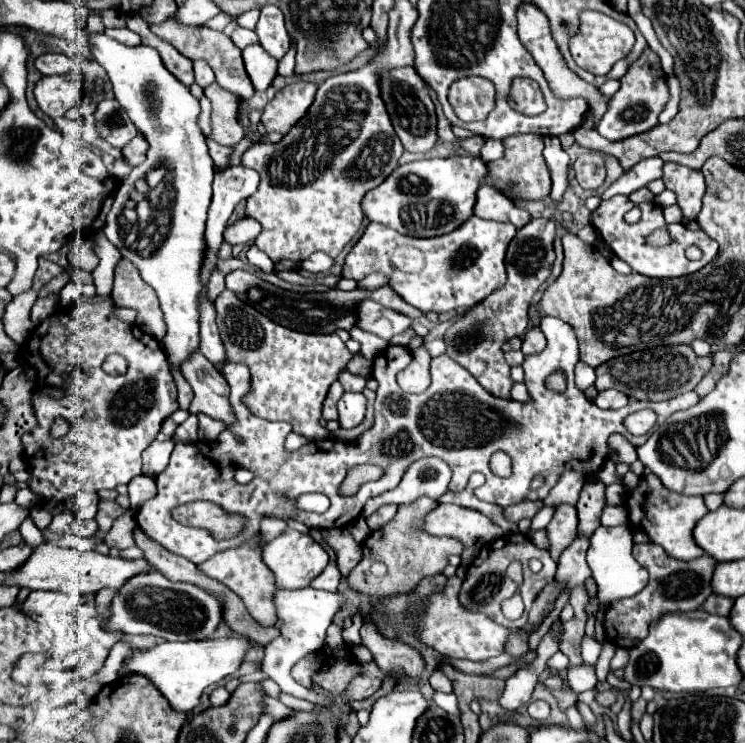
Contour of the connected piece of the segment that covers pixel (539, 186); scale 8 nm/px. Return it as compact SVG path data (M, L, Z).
M515 134L503 138L505 154L499 160L487 162L485 182L495 186L501 194L515 200L531 200L531 194L549 194L551 192L551 170L541 154L543 138L537 134Z

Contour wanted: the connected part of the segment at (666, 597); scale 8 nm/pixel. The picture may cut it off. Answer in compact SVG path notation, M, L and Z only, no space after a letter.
M651 542L635 544L633 546L633 556L641 566L647 568L649 582L639 594L613 602L605 612L607 640L617 648L637 646L647 636L649 624L655 622L657 618L661 618L667 612L697 610L707 600L707 596L711 594L709 578L713 574L713 564L717 564L707 554L697 558L697 560L691 560L691 562L673 560L671 556L667 556L667 552L659 544L651 544Z

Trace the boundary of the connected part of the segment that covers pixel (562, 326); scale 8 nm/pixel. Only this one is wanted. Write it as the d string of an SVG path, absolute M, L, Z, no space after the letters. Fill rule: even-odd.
M550 316L541 320L540 328L548 339L547 348L539 354L529 354L523 360L525 386L531 398L529 402L505 400L489 394L461 364L451 360L447 354L441 354L431 360L431 386L423 394L403 394L395 376L411 362L411 352L401 346L389 346L373 362L373 378L379 382L373 426L361 436L357 436L353 442L325 438L319 442L307 442L295 452L289 452L285 448L285 438L291 432L291 424L261 420L253 416L245 408L245 404L241 404L241 396L249 390L249 370L245 368L245 364L225 364L221 372L231 388L229 402L235 414L235 422L227 430L223 430L217 440L209 444L209 454L219 460L199 452L197 444L177 444L167 468L155 478L155 498L147 500L137 510L137 524L149 538L159 542L169 552L183 556L193 564L201 564L217 552L241 546L253 536L257 536L263 516L275 516L279 520L297 520L317 530L345 528L361 514L369 498L393 490L401 482L401 476L405 474L409 464L425 456L437 456L449 464L449 468L453 470L453 478L449 484L451 492L461 492L467 486L467 478L471 472L483 472L487 482L481 488L475 488L475 496L483 502L509 506L519 504L523 500L543 500L549 490L559 482L561 474L567 470L575 470L583 476L597 474L601 464L613 454L607 444L609 434L619 432L621 436L631 440L633 446L641 446L649 438L649 434L631 436L625 430L623 418L627 414L641 408L651 408L657 414L657 426L661 426L673 412L685 410L697 404L699 400L695 392L685 392L665 402L635 400L619 410L601 410L585 396L583 390L575 386L573 370L579 362L579 348L573 328L567 322ZM553 370L563 370L567 376L567 390L563 394L551 392L543 386L543 380ZM237 436L243 438L241 444L237 442ZM499 450L511 458L513 474L509 478L501 478L489 468L491 456ZM359 464L375 464L383 470L383 476L379 480L361 484L361 488L353 496L341 496L339 488L347 478L347 472ZM237 468L253 472L253 480L249 484L237 484L233 478L233 472ZM535 474L543 474L547 482L541 490L531 492L529 482ZM305 492L325 494L331 500L329 510L325 514L299 510L297 498ZM195 500L209 500L229 512L243 514L247 518L245 532L241 532L241 536L233 540L217 542L209 536L209 532L199 528L185 528L177 520L173 520L171 510L175 506Z

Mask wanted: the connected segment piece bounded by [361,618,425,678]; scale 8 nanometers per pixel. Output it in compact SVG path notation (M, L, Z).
M365 618L361 626L361 642L369 648L373 660L381 664L383 670L403 668L411 678L415 678L425 669L421 652L415 646L409 646L399 638L383 636L371 618Z

